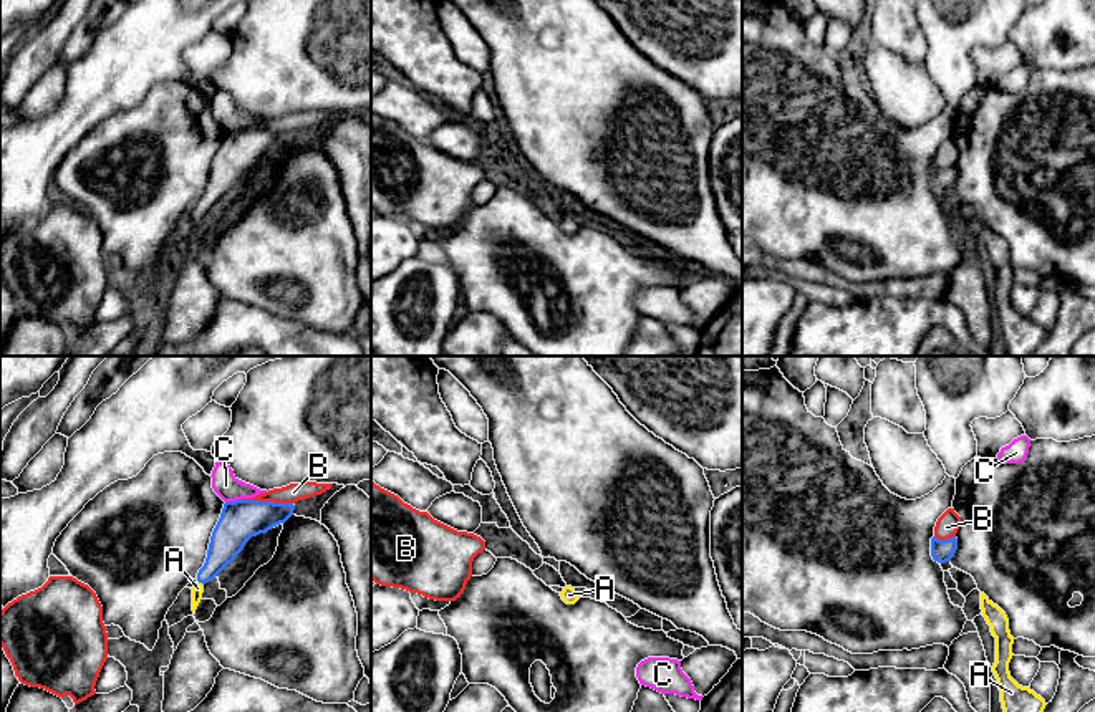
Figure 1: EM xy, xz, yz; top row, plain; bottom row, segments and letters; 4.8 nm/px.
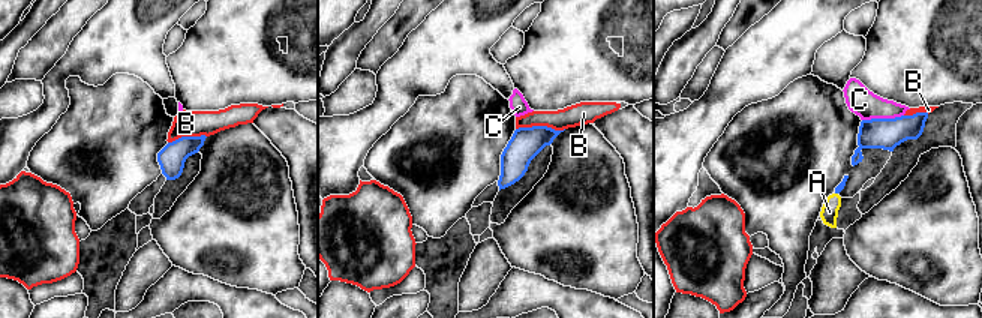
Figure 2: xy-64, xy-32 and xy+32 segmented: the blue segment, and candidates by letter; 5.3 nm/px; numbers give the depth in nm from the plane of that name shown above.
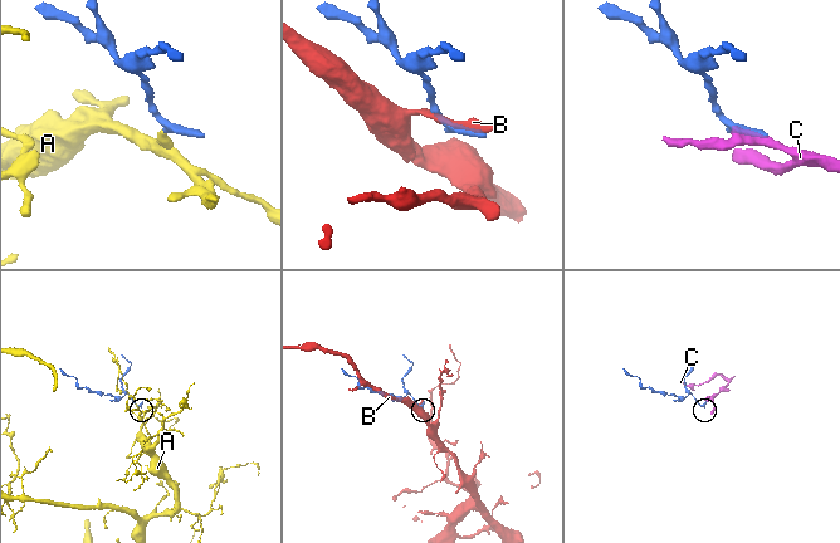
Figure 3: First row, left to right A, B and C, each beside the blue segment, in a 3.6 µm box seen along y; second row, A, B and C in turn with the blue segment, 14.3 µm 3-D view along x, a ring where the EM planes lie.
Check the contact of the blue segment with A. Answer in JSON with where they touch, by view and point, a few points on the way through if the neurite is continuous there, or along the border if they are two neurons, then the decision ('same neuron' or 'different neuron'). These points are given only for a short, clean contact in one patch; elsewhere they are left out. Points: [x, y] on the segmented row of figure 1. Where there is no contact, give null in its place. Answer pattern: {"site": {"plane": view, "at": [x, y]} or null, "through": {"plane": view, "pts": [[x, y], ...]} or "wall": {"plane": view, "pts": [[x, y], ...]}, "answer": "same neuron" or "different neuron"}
{"site": {"plane": "xy", "at": [201, 582]}, "through": {"plane": "xy", "pts": [[227, 540], [201, 582], [197, 588]]}, "answer": "same neuron"}

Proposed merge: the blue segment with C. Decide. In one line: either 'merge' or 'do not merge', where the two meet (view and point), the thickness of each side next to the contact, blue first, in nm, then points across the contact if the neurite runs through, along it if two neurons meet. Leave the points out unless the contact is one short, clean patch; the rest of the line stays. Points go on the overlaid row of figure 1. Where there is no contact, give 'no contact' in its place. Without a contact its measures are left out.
do not merge; meets blue in xy at (232, 502); 200 nm thick on the blue side, 120 nm on the other; border along xy (241, 499), (226, 502)

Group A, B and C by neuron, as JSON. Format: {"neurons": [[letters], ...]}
{"neurons": [["A"], ["B"], ["C"]]}

